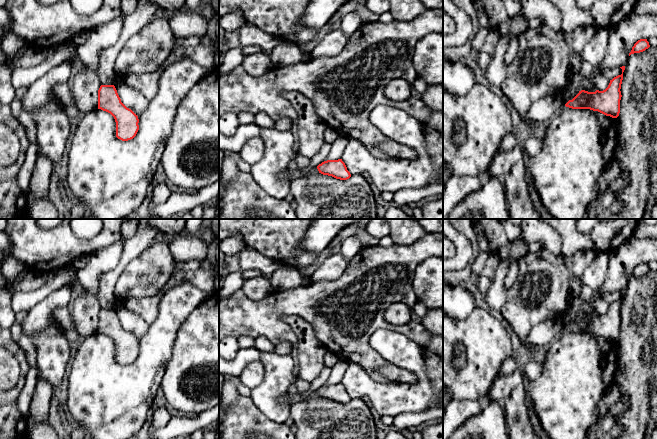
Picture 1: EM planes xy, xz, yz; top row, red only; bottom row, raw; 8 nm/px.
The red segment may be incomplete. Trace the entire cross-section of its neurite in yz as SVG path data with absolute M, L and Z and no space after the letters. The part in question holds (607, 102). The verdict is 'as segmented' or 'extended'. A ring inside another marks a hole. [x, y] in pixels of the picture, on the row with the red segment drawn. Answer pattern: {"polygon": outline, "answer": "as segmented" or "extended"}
{"polygon": "M625 66L620 68L622 69L622 74L610 80L605 90L596 90L595 92L581 90L565 106L572 109L590 109L606 116L617 118L620 113L620 100L622 97L620 89Z", "answer": "as segmented"}

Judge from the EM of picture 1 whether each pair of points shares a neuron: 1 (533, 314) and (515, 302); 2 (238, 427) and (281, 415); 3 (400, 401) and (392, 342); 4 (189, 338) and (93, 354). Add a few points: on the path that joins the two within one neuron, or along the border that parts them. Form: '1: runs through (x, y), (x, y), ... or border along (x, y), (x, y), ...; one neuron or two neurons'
1: runs through (529, 310), (519, 302); one neuron
2: border along (253, 401), (266, 417), (283, 423); two neurons
3: runs through (415, 388), (421, 382), (421, 374), (407, 357); one neuron
4: border along (186, 319), (177, 333), (172, 356), (168, 362); two neurons

